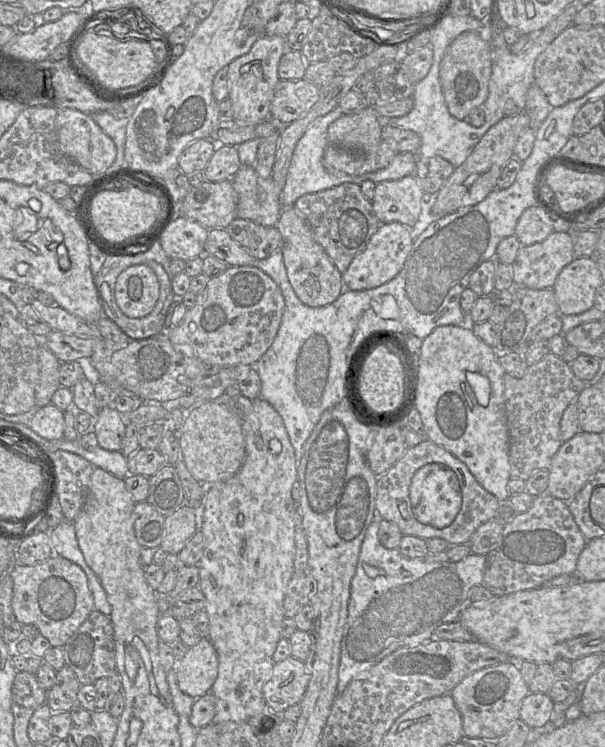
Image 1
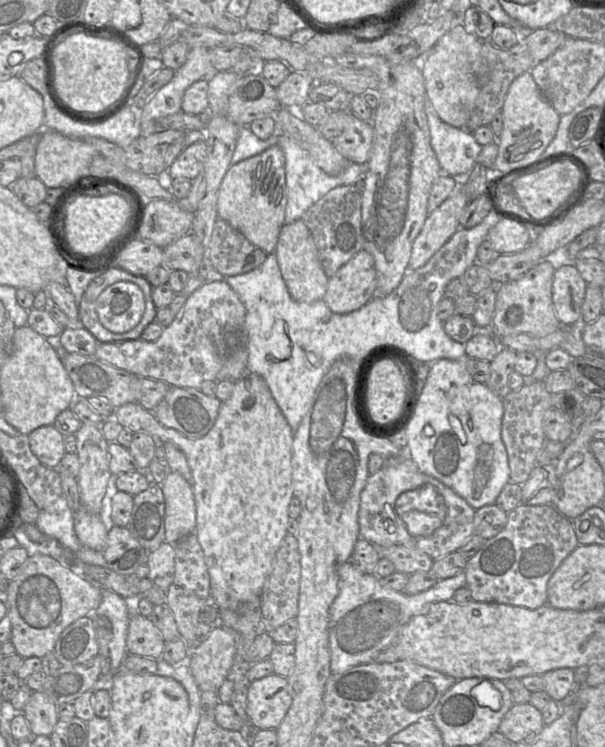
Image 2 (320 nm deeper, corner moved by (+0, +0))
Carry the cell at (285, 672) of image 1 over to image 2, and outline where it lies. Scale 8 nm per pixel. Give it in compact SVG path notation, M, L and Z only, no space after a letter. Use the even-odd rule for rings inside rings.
M272 673L249 683L247 715L253 727L277 730L291 704L287 678Z

